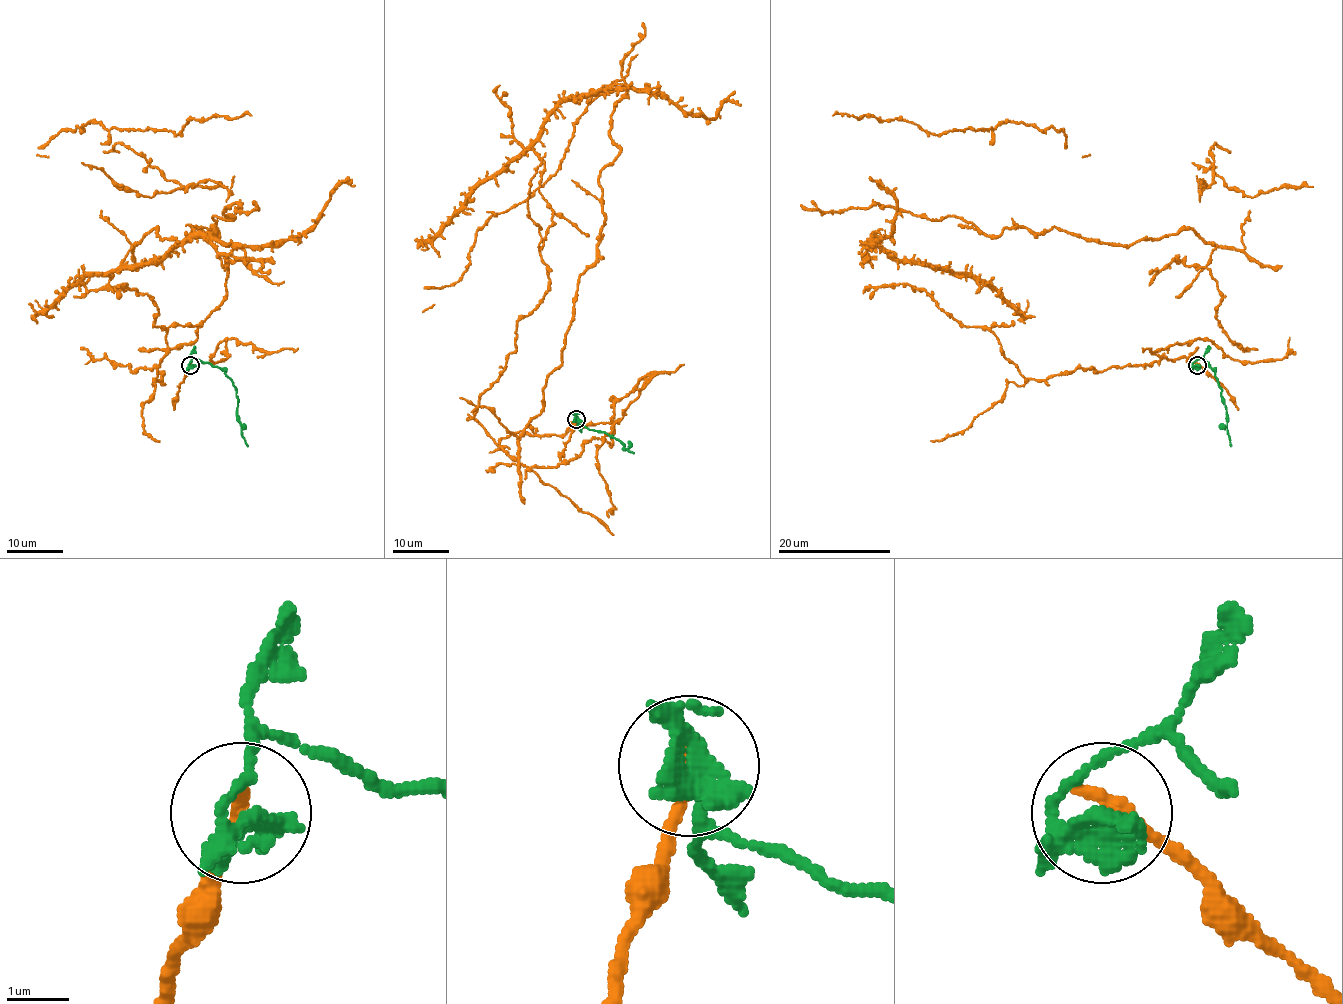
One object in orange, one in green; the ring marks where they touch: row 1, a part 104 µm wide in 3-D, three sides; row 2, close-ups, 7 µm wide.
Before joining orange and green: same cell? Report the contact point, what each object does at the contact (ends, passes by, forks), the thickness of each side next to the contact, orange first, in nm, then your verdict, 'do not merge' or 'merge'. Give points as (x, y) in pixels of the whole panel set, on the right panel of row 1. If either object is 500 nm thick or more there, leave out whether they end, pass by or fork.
(1197, 365) | orange ends | green forks | 200/240 nm | do not merge

